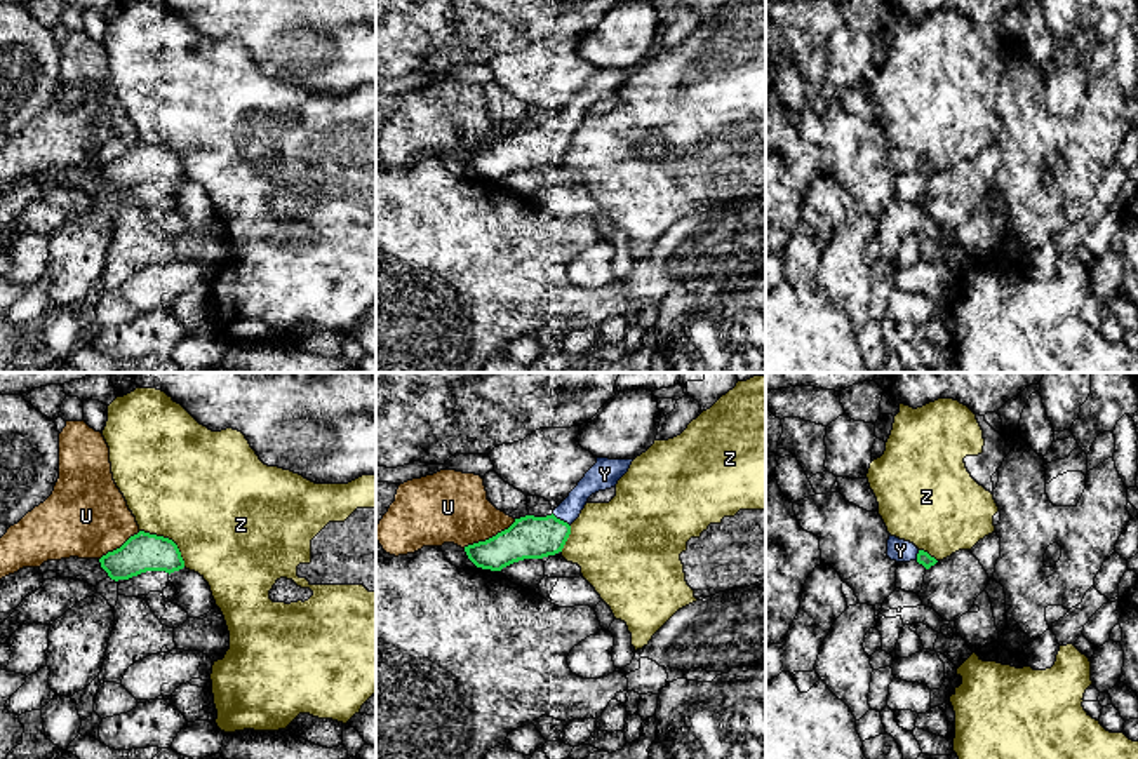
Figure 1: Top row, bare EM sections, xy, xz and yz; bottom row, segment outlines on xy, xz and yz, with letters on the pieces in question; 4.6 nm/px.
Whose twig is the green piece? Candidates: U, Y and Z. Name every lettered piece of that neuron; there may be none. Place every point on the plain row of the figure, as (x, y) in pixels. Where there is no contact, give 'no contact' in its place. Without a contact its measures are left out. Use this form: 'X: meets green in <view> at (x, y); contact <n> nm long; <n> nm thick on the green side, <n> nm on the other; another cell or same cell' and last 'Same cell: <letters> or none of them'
U: meets green in xz at (489, 148); contact 280 nm long; 200 nm thick on the green side, 340 nm on the other; another cell
Y: meets green in xz at (559, 129); contact 110 nm long; 200 nm thick on the green side, 110 nm on the other; same cell
Z: meets green in xy at (167, 148); contact 280 nm long; 180 nm thick on the green side, 500 nm on the other; another cell
Same cell: Y

